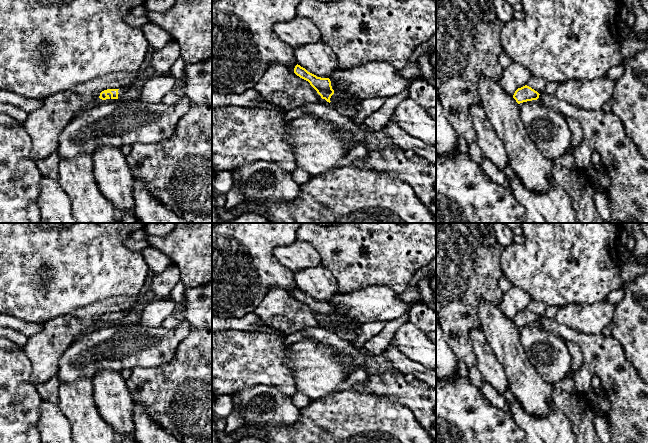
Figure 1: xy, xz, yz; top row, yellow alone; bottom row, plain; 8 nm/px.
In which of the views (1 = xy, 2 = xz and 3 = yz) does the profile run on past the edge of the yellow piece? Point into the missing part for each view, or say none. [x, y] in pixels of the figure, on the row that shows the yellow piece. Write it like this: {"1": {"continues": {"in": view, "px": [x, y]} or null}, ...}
{"1": {"continues": {"in": "xy", "px": [123, 90]}}, "2": {"continues": null}, "3": {"continues": null}}

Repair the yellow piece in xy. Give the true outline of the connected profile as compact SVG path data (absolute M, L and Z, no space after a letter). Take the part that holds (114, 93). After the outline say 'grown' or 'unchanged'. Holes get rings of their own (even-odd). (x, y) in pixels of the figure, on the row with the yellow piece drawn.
M123 87L121 89L107 89L100 93L99 98L102 100L106 99L118 99L119 96L126 93L128 91L127 87Z | grown

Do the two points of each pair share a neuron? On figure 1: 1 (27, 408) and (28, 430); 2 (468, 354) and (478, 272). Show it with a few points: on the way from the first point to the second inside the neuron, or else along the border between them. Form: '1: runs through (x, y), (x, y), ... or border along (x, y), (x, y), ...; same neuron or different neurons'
1: runs through (27, 413), (27, 425); same neuron
2: runs through (461, 334), (461, 303), (466, 292); same neuron

